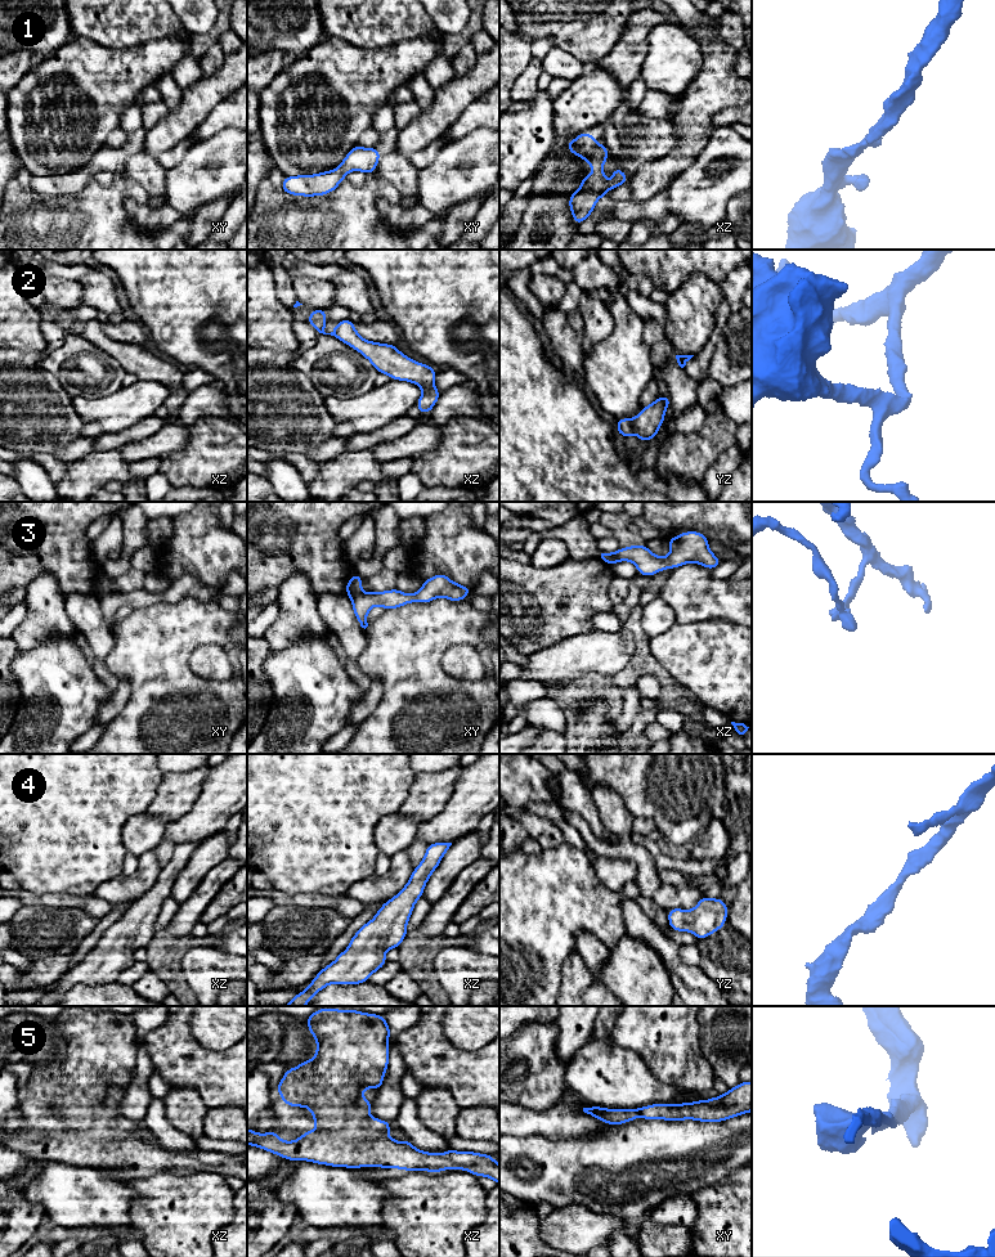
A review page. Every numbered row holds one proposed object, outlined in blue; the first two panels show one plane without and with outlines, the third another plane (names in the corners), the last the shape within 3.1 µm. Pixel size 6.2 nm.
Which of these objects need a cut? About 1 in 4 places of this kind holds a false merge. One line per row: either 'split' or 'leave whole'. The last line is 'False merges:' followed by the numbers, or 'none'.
1: leave whole
2: leave whole
3: split
4: leave whole
5: leave whole
False merges: 3

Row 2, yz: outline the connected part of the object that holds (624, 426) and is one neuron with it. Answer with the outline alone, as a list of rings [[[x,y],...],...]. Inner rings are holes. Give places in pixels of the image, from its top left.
[[[658,396],[658,399],[641,409],[633,418],[620,418],[617,421],[617,432],[624,439],[636,434],[640,441],[649,441],[654,439],[664,421],[665,408],[671,405],[668,396]]]

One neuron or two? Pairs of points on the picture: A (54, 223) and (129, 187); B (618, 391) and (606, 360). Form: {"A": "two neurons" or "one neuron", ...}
{"A": "one neuron", "B": "one neuron"}

